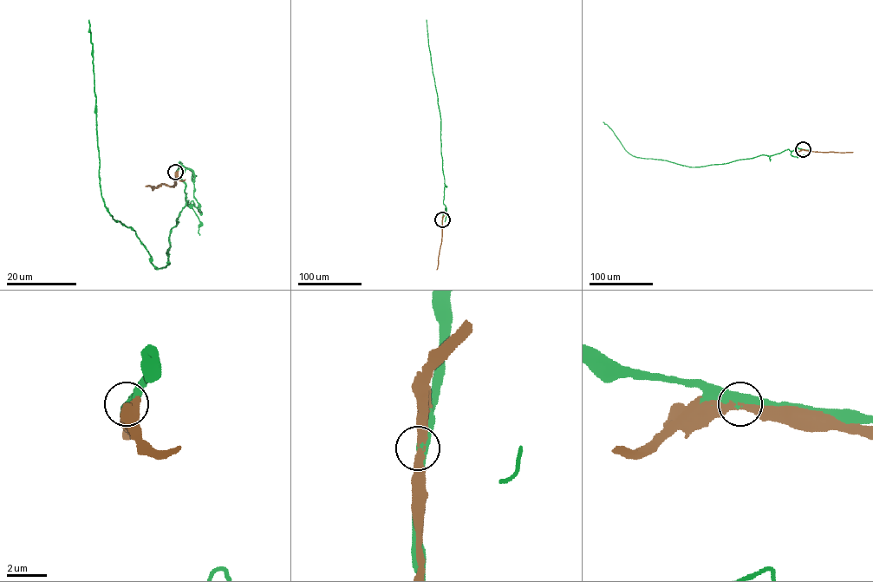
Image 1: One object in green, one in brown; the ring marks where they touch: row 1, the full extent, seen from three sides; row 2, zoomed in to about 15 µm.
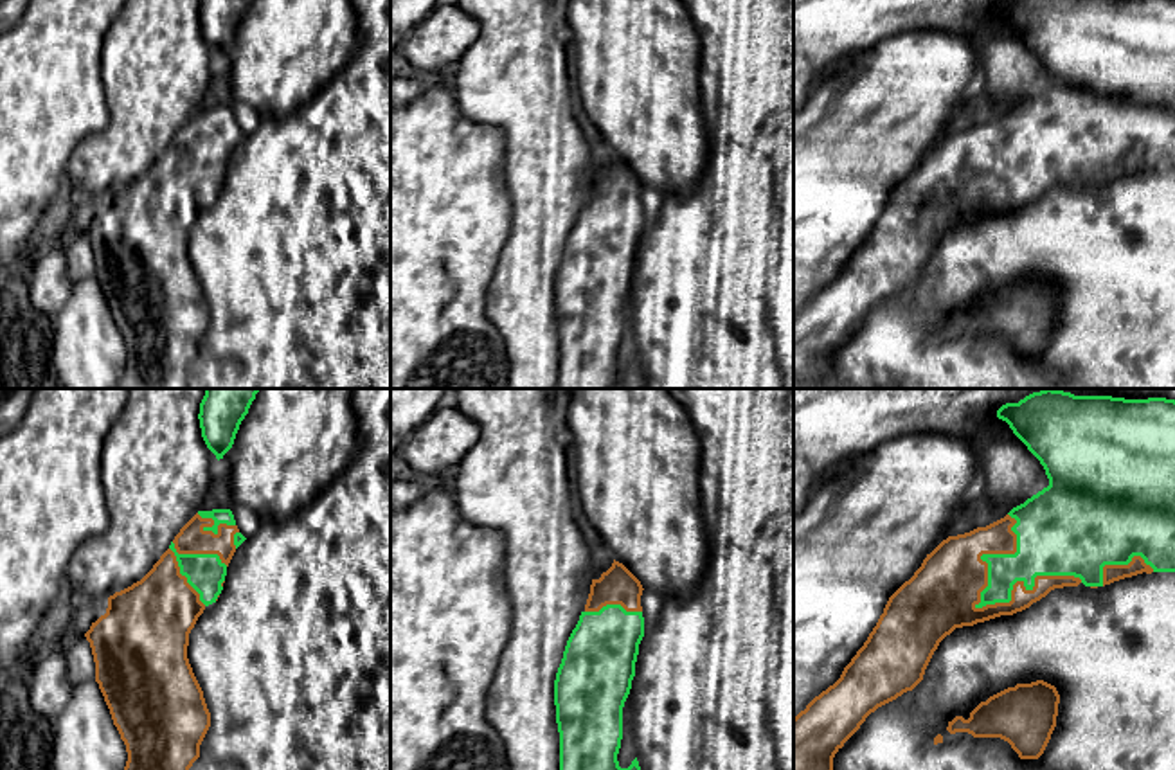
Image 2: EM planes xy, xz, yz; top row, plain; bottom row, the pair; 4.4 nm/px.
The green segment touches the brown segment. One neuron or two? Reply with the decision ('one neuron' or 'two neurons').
two neurons

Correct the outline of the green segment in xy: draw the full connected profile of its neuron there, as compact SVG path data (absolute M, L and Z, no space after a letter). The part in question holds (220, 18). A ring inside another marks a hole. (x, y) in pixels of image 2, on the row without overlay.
M200 0L200 25L207 45L223 56L232 45L241 18L252 0Z

